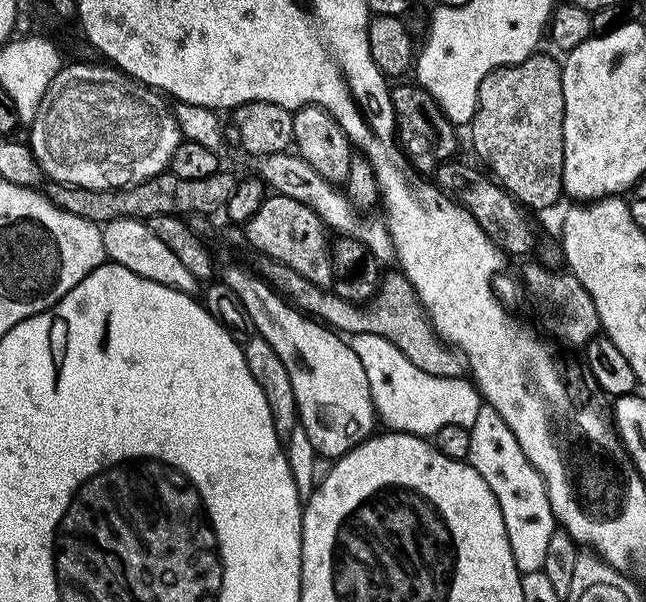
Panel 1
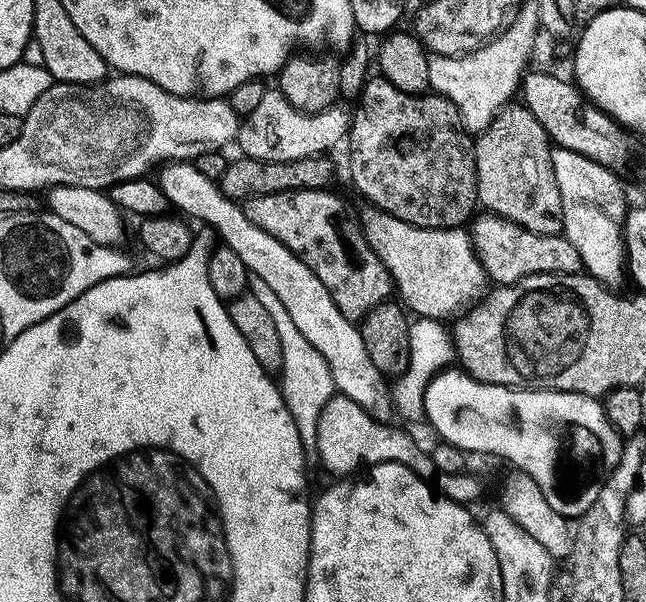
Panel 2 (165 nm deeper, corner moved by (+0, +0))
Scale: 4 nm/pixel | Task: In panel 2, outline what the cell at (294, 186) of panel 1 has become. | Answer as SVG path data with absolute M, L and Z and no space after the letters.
M372 206L368 210L362 219L364 236L390 274L399 303L413 317L448 322L480 302L490 277L472 245L471 235L463 227L419 229L379 208Z

